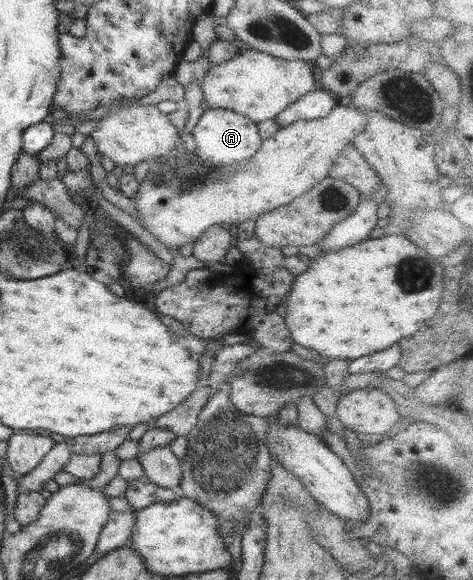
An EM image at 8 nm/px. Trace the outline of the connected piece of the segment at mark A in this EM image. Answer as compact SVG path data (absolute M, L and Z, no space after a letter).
M207 109L199 118L192 135L196 143L195 156L214 166L231 165L250 160L262 146L258 124L228 109Z

